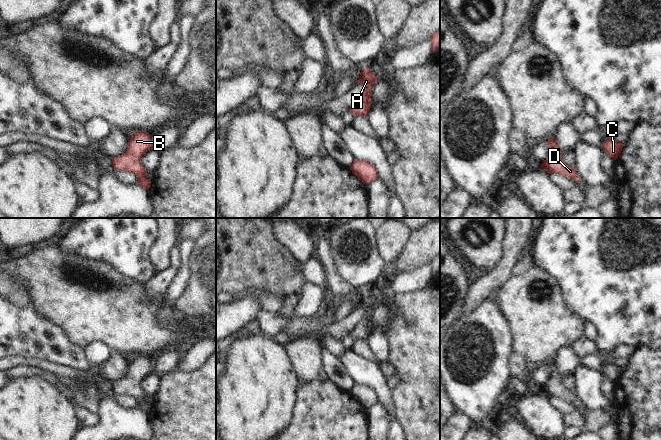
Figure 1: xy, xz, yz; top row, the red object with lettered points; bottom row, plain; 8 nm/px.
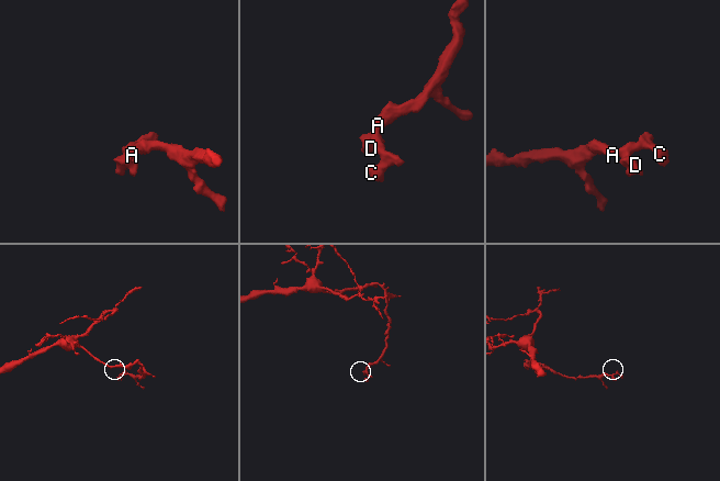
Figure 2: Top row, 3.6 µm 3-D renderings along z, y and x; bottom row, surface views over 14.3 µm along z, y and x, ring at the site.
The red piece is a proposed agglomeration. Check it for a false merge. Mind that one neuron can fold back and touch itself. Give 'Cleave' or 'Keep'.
Keep.

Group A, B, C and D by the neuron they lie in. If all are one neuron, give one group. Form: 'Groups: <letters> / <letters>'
Groups: A B C D.

